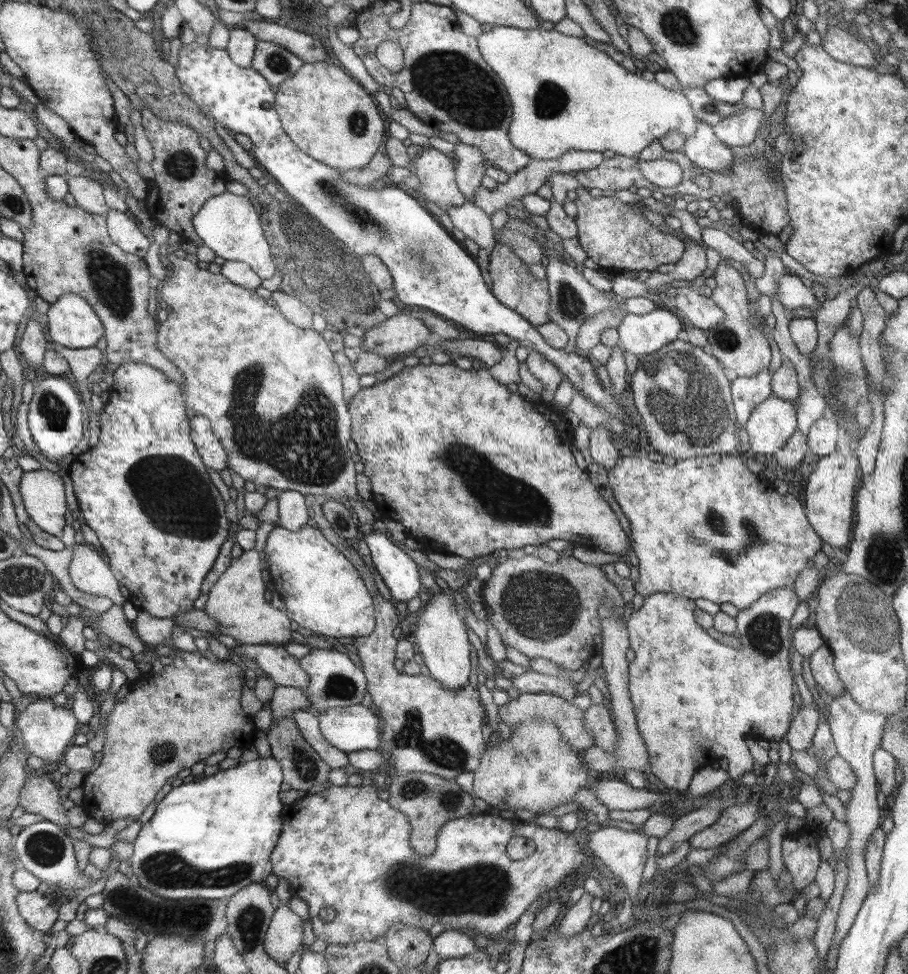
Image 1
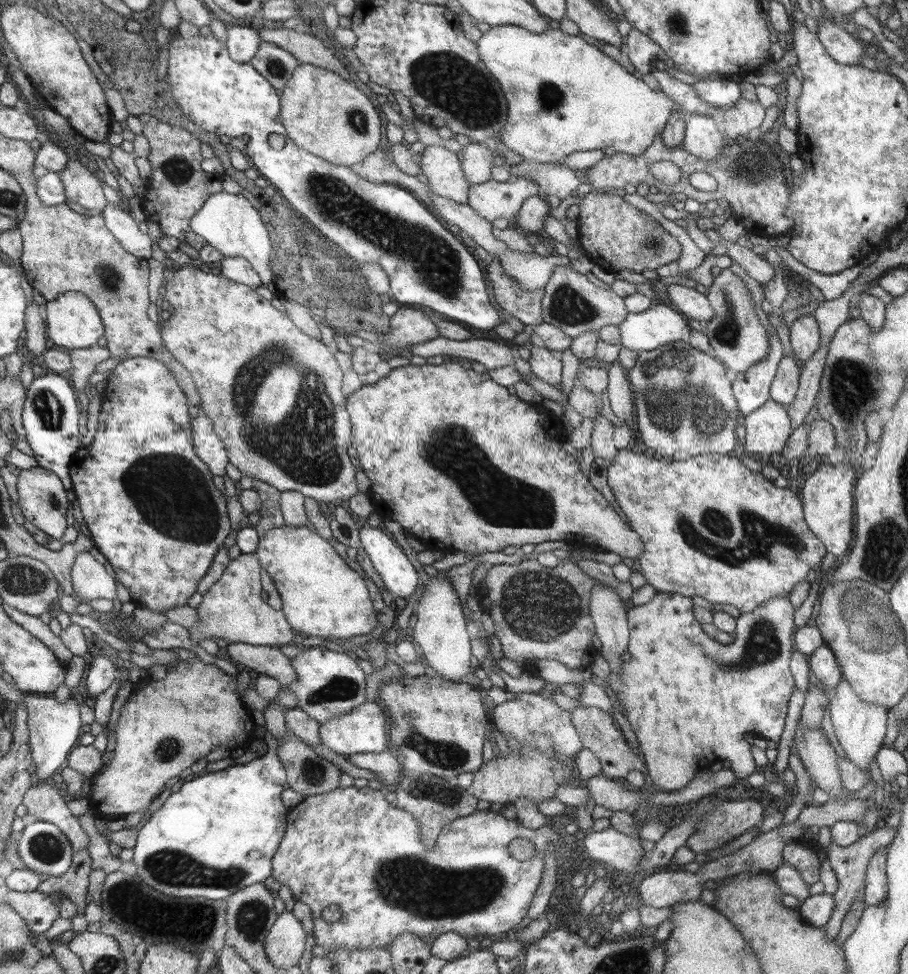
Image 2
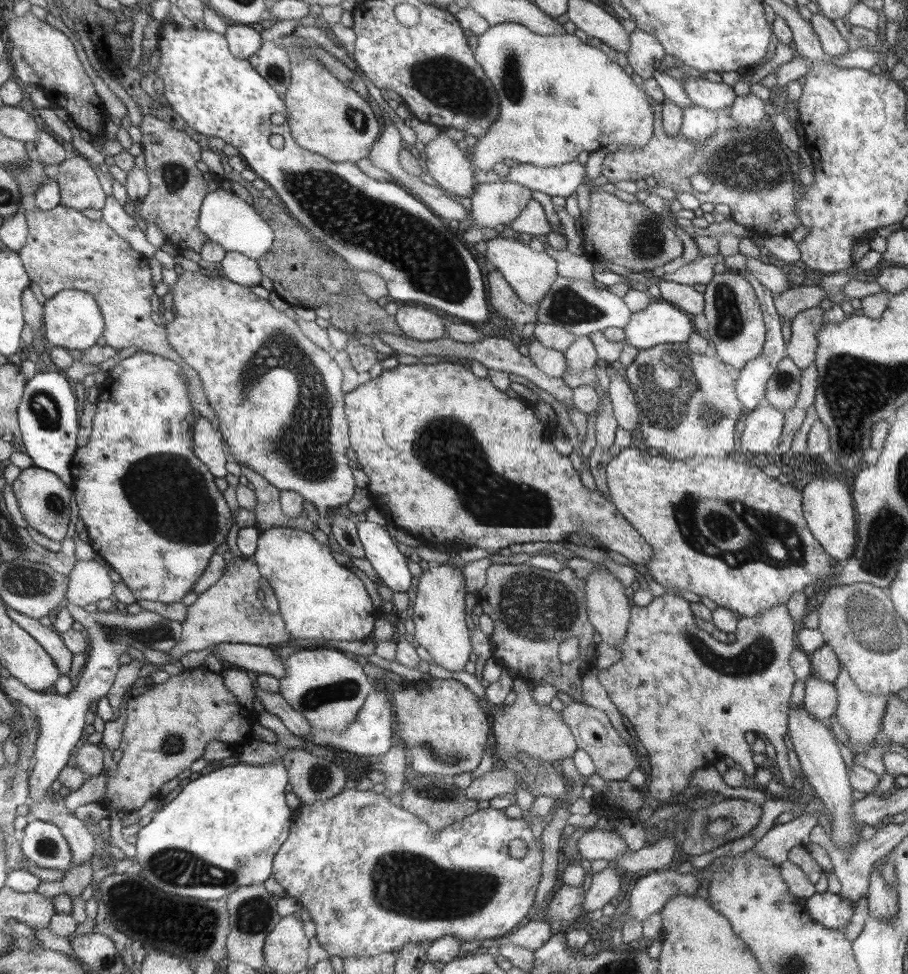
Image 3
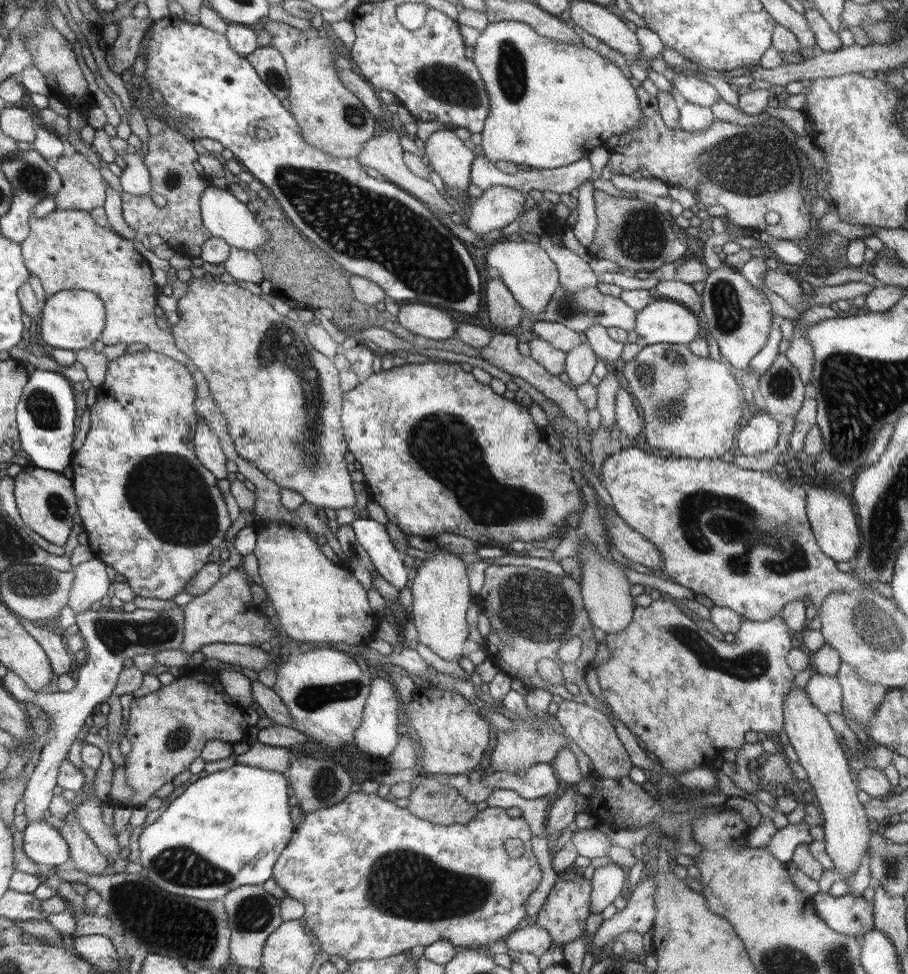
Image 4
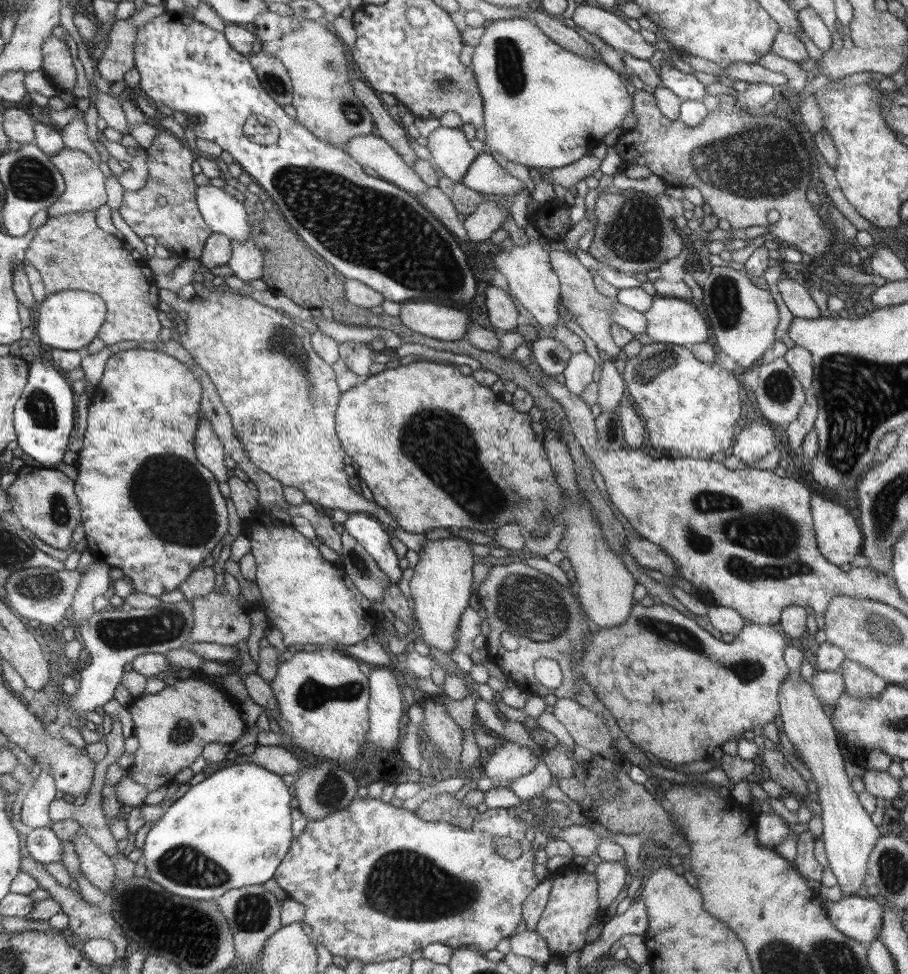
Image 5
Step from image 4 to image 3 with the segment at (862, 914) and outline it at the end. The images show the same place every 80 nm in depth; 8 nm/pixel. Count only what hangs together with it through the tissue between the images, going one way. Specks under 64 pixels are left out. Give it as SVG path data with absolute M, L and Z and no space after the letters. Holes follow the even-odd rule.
M829 891L815 892L804 902L804 909L808 911L808 916L831 930L844 930L853 916L853 907L854 902Z

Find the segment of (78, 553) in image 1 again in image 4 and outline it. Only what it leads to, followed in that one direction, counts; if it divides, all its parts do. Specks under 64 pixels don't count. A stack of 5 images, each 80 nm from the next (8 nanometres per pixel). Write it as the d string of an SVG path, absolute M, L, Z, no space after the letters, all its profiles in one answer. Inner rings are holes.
M92 558L75 568L75 583L71 590L69 607L75 614L87 612L105 596L111 596L112 584L103 560Z

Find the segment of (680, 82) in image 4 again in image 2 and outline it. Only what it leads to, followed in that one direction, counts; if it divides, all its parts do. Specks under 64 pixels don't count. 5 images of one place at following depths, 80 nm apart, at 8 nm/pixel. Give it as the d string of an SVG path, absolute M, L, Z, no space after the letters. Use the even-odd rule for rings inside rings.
M727 77L717 80L699 79L691 85L691 89L699 100L719 111L733 107L740 97L739 83Z

